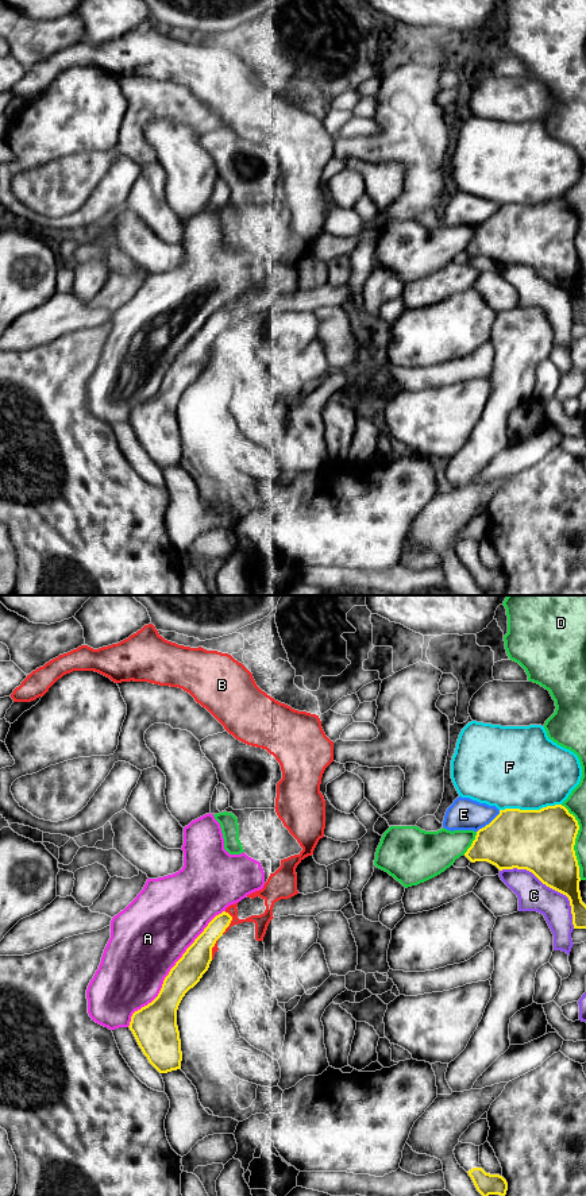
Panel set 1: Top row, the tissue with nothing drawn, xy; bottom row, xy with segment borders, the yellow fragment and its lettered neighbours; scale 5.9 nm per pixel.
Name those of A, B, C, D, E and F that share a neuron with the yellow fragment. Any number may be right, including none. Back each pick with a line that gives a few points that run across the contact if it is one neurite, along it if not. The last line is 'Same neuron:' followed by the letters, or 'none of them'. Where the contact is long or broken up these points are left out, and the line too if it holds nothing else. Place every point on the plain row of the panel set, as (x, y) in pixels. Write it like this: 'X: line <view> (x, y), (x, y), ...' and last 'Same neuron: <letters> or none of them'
B: line xy (200, 347), (207, 336), (230, 317), (262, 316)
Same neuron: B

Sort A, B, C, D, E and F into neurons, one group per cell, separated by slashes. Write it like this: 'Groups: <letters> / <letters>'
Groups: A / B / C / D / E / F

